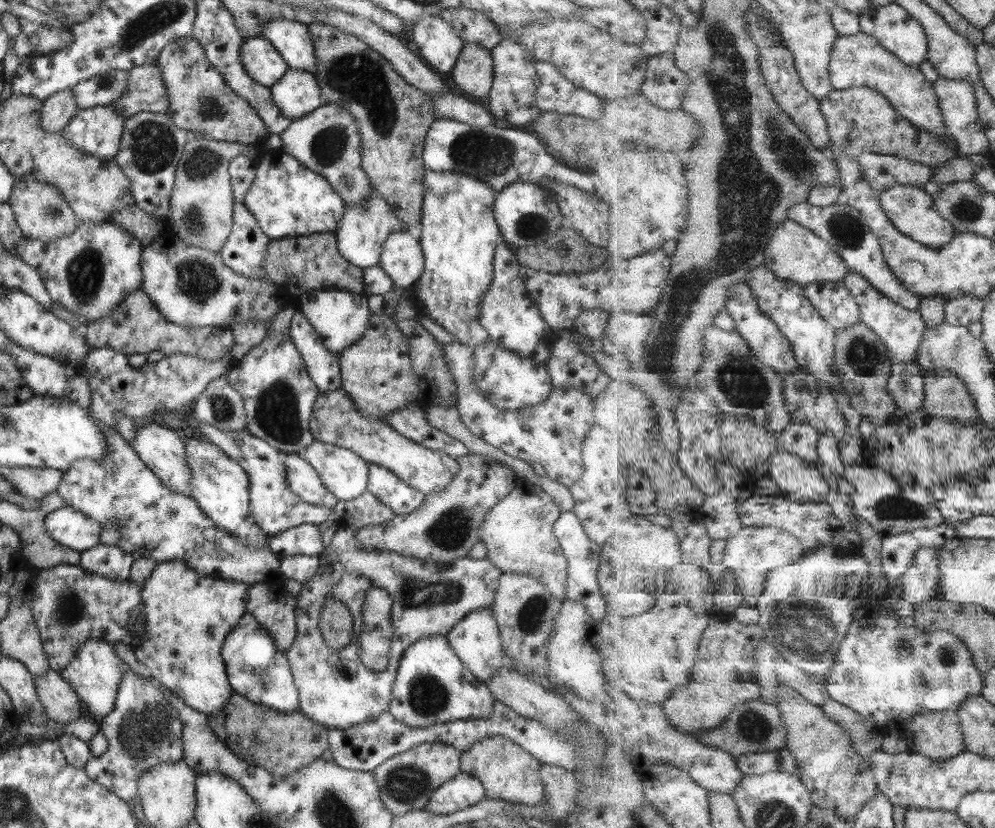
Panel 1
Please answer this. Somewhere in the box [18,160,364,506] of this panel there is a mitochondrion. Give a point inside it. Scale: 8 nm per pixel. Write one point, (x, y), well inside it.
(278, 414)

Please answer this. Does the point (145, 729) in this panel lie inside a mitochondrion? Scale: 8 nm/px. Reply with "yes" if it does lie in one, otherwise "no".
yes

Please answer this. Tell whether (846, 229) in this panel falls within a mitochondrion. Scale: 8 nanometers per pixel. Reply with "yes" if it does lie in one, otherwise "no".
yes

